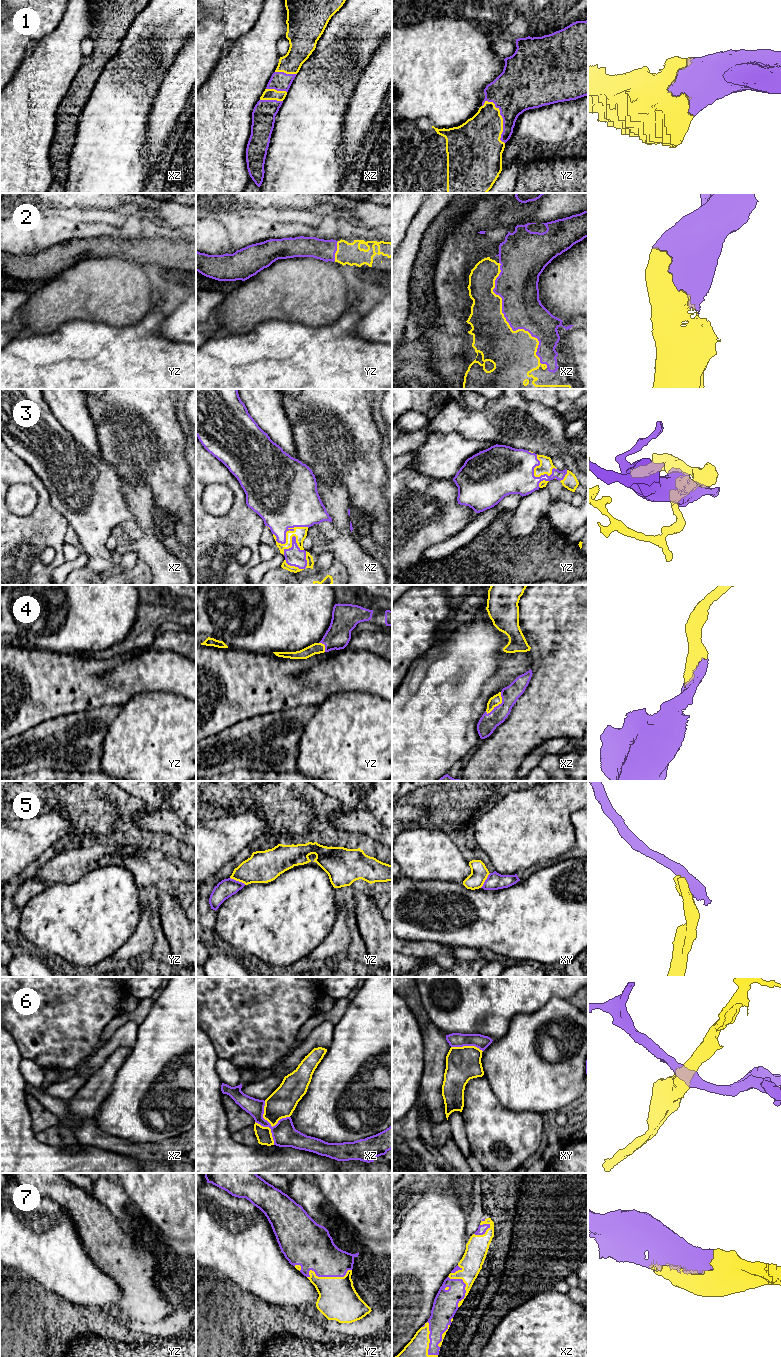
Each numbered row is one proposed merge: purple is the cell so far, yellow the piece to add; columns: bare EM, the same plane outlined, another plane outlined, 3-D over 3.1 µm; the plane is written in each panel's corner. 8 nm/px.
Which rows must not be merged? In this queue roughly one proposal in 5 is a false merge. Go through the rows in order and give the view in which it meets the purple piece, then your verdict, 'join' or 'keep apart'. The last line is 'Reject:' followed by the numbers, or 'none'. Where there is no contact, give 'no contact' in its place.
1: meets purple in yz; join
2: meets purple in xz; join
3: meets purple in xz; join
4: meets purple in xz; join
5: meets purple in yz; keep apart
6: meets purple in xz; keep apart
7: meets purple in yz; join
Reject: 5, 6

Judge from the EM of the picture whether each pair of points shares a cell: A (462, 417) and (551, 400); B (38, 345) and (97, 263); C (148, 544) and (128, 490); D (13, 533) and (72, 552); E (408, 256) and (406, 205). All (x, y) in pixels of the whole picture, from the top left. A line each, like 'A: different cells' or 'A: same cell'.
A: different cells
B: different cells
C: same cell
D: different cells
E: different cells

